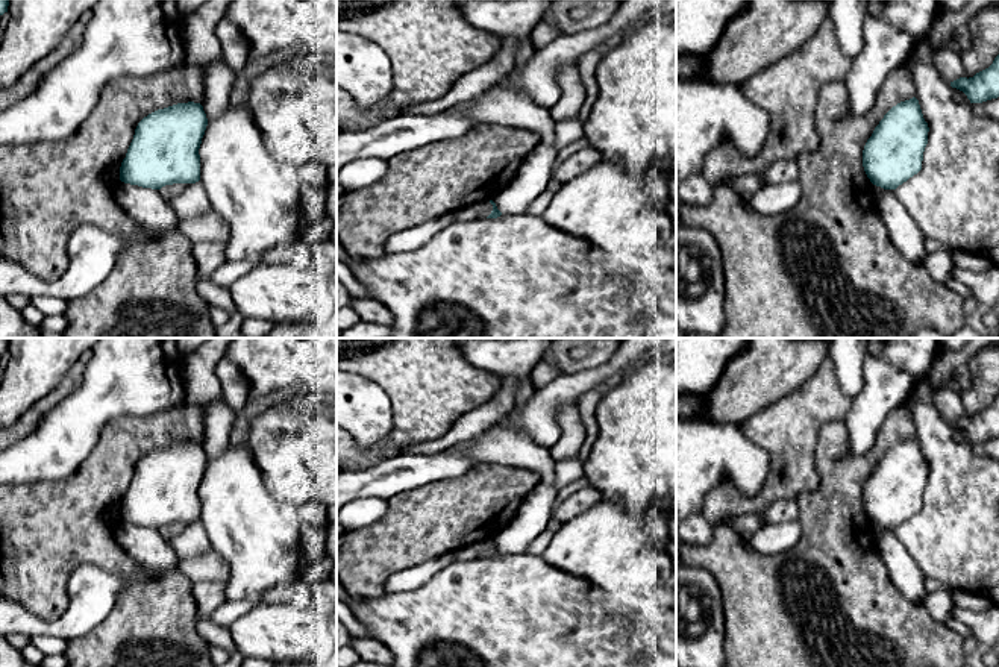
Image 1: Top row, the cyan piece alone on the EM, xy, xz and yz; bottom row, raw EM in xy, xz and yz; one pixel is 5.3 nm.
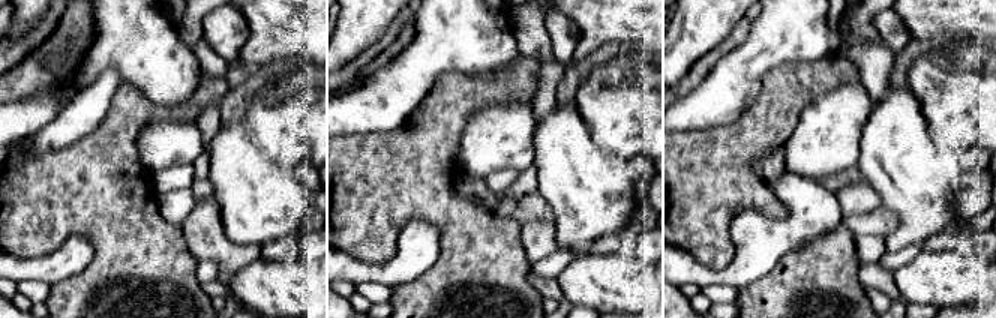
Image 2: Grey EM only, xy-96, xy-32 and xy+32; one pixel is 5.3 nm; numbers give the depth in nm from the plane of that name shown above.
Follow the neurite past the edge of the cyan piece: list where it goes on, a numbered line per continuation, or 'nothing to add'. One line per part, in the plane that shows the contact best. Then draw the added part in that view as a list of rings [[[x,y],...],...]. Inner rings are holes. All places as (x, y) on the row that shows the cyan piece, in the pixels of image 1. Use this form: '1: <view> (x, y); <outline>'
nothing to add

